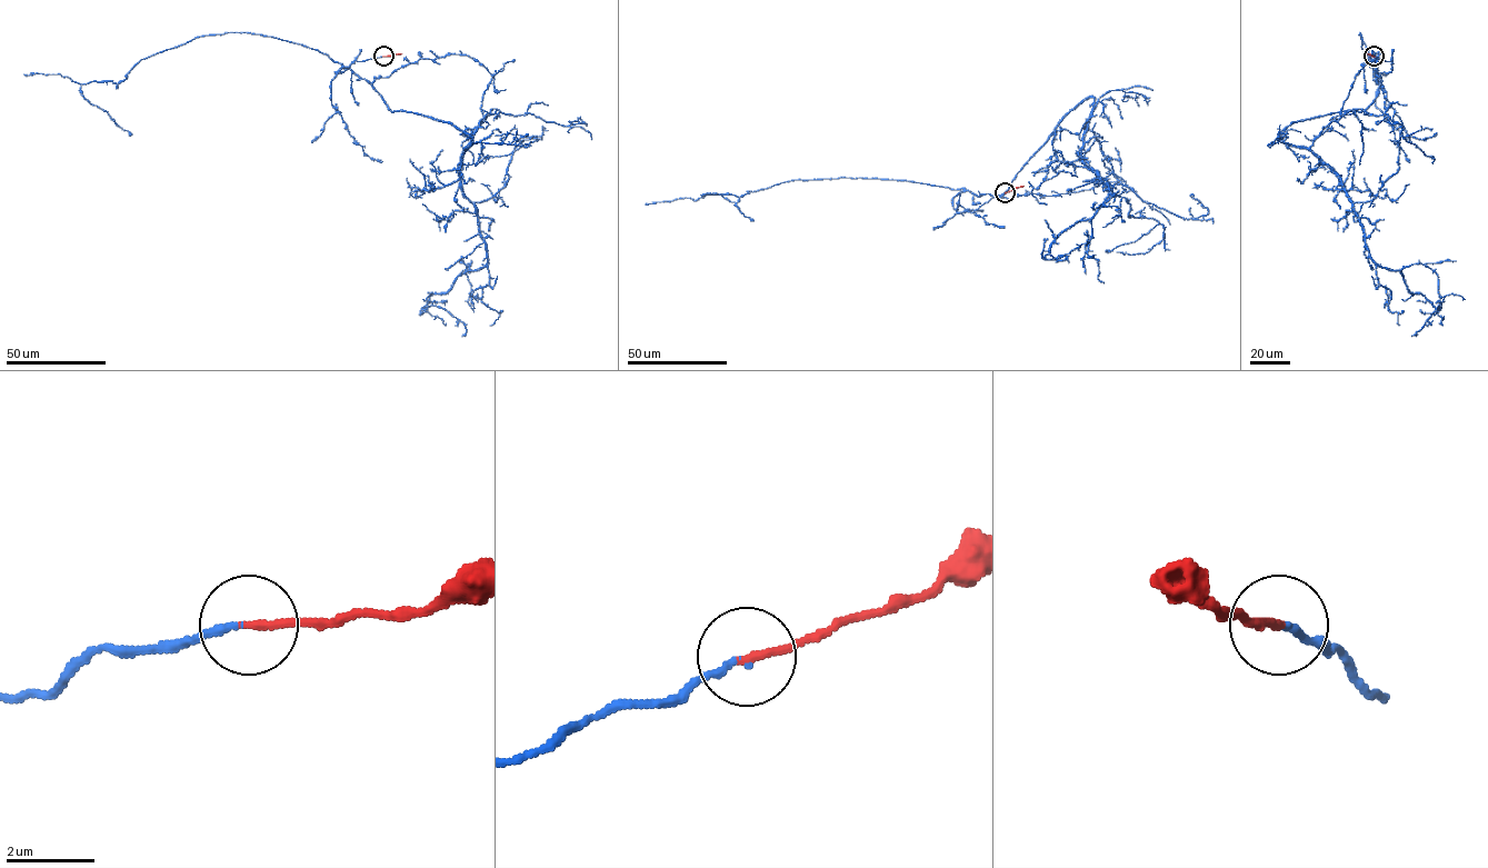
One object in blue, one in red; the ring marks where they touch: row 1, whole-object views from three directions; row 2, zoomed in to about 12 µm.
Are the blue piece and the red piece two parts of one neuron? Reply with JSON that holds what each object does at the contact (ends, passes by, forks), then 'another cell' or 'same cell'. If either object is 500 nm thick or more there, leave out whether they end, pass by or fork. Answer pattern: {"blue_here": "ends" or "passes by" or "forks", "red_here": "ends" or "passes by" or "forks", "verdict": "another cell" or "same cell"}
{"blue_here": "ends", "red_here": "ends", "verdict": "same cell"}

